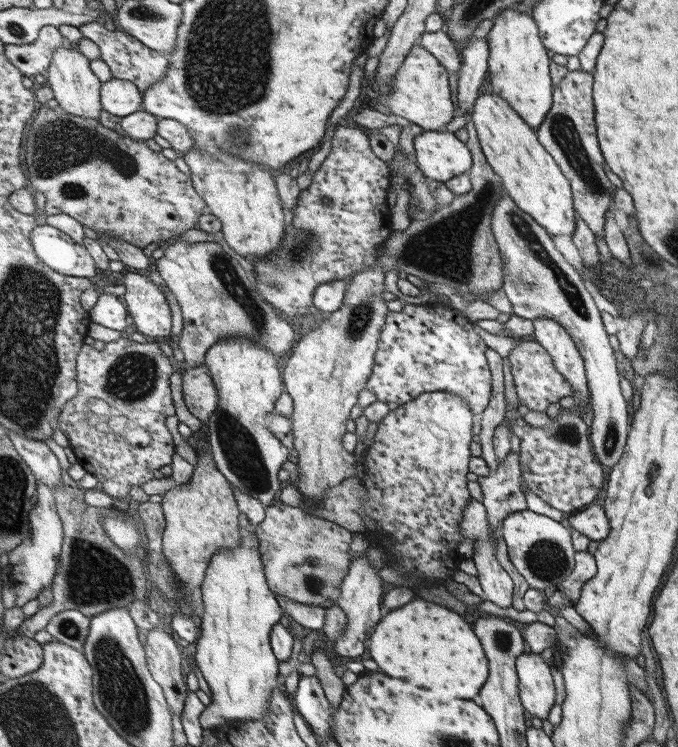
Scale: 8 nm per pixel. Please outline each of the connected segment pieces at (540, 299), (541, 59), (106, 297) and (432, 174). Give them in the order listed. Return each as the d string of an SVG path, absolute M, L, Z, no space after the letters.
M506 193L495 206L492 225L504 262L502 290L512 303L512 313L528 320L549 318L558 321L570 333L584 359L589 397L594 409L594 450L597 451L601 463L611 470L625 454L626 440L629 438L626 432L628 404L618 384L618 362L608 342L604 320L600 320L600 312L590 292L584 288L580 274L554 248L545 227L523 211Z
M508 7L494 19L494 26L487 35L487 40L489 45L487 72L493 93L506 99L506 102L509 102L534 130L538 130L552 106L552 80L550 80L551 70L548 70L550 56L538 36L534 17L531 13Z
M102 294L97 304L91 309L94 322L114 330L123 331L130 326L128 324L128 305L122 302L114 294Z
M424 131L414 139L417 165L425 177L445 183L473 166L468 148L454 133Z

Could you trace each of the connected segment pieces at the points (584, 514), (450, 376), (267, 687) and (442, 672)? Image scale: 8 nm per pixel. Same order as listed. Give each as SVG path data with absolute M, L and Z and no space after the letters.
M594 504L582 511L574 512L574 515L569 518L569 522L573 530L577 530L590 540L605 540L612 532L605 508Z
M406 304L400 312L390 311L390 322L382 331L378 366L366 388L377 400L406 405L425 393L450 392L462 398L474 415L480 415L492 402L493 383L486 361L487 346L472 324L458 309L445 304Z
M244 532L243 543L238 548L225 548L214 557L203 590L205 608L203 633L197 641L195 660L208 681L213 695L213 703L202 715L203 725L206 729L216 729L227 722L262 720L270 712L274 691L280 688L280 659L273 647L273 630L284 618L286 610L267 577L258 534Z
M414 600L398 610L392 610L386 618L382 618L382 622L378 622L374 636L370 636L370 642L370 656L384 674L394 674L394 678L402 682L430 690L430 694L434 694L438 702L463 699L472 700L475 704L474 696L480 692L482 684L488 678L488 660L470 624L460 614L432 602Z

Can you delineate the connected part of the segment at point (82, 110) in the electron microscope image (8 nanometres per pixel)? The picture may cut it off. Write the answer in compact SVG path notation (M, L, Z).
M59 46L55 52L52 66L46 77L54 90L55 98L68 114L75 114L84 118L95 118L100 120L105 106L102 100L102 79L94 72L93 60L78 51L77 46L72 49Z

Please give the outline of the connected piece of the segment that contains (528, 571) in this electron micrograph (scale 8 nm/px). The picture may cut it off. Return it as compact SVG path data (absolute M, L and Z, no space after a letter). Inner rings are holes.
M532 510L514 512L503 521L502 534L510 560L533 589L558 588L574 570L576 548L572 548L570 530L560 522Z

